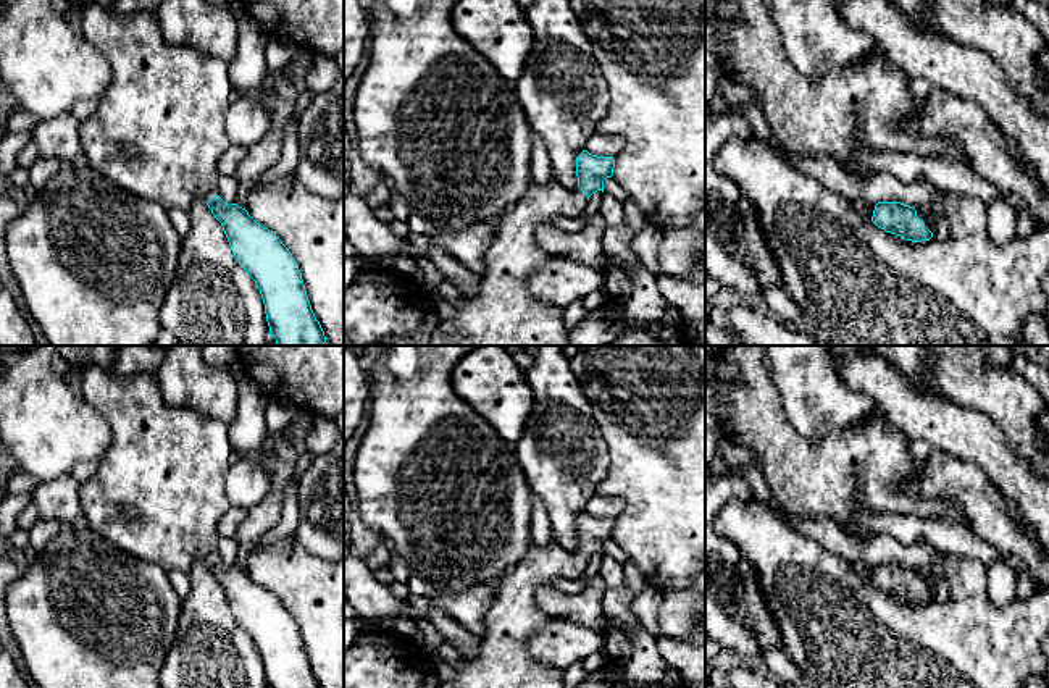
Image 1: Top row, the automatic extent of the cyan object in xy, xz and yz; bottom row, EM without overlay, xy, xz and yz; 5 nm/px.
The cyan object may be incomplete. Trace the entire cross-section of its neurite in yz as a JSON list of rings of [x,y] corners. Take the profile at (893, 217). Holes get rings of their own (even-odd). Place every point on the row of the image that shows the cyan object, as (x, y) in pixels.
[[[878,202],[871,221],[886,233],[901,236],[905,241],[922,242],[933,237],[930,220],[920,215],[915,207],[901,202]]]

